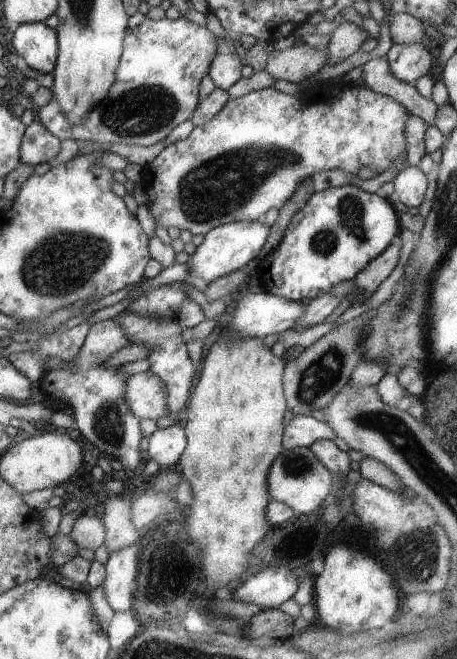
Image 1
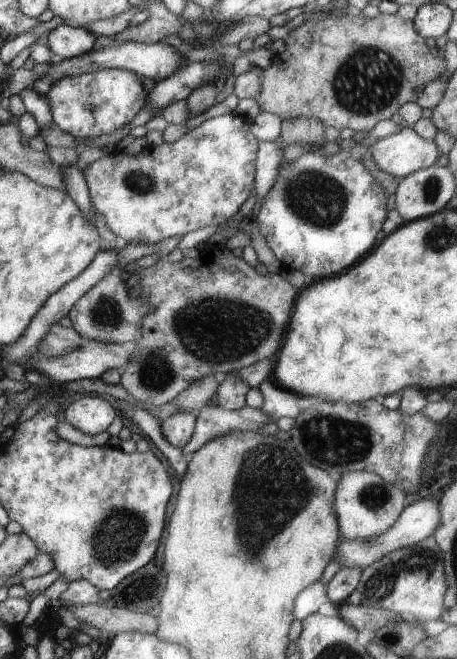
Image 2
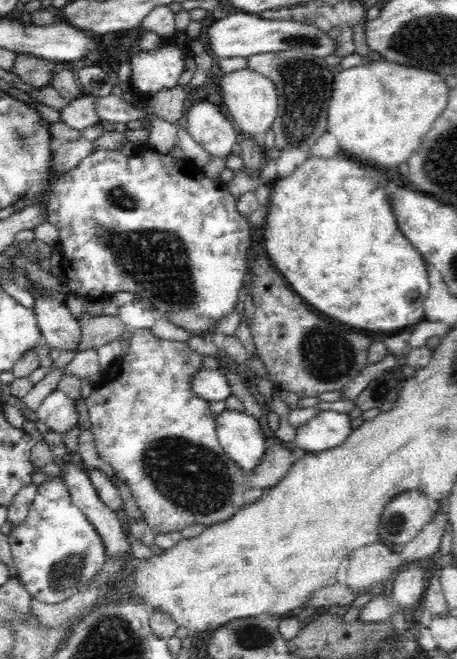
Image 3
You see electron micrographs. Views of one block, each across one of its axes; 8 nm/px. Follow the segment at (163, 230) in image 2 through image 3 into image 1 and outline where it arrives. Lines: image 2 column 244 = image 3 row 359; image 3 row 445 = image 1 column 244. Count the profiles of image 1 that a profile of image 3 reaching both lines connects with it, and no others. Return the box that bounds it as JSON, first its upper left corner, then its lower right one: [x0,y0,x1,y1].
[142,82,409,236]

